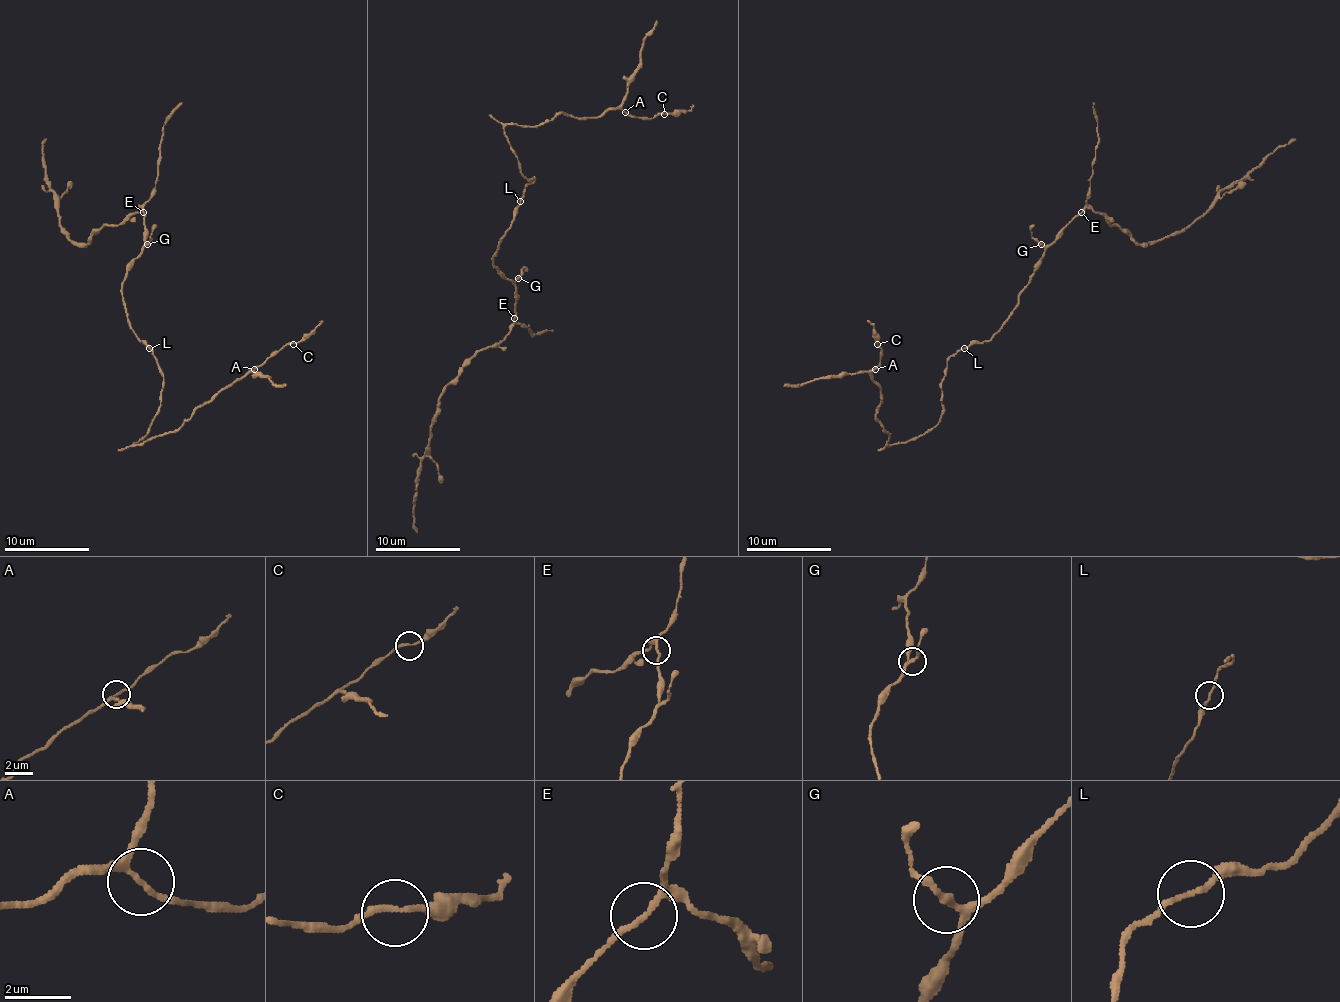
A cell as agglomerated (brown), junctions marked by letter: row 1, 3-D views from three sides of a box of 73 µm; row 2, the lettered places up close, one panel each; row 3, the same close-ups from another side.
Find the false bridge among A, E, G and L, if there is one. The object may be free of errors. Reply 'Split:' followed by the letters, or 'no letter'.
Split: no letter

